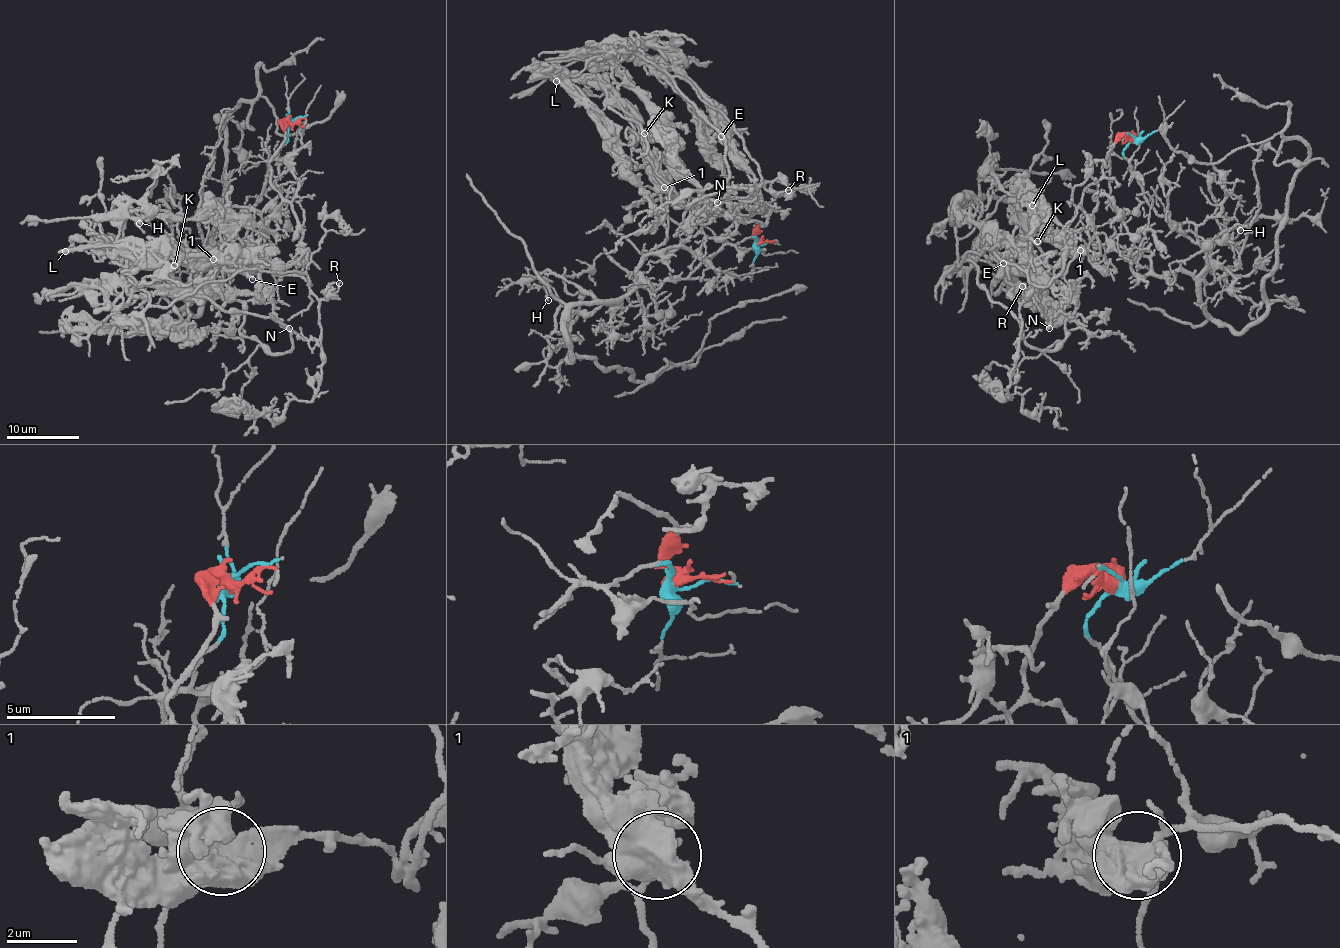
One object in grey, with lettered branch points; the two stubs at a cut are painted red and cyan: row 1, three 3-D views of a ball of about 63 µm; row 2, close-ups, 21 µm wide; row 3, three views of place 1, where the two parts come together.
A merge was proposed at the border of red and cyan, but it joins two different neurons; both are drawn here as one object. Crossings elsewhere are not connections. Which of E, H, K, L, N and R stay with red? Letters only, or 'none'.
E, K, L, N, R

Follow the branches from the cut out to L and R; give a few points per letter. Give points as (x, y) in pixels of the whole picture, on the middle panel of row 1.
L: (757, 243), (758, 227), (737, 216), (745, 206), (705, 224), (691, 215), (604, 89), (583, 77), (556, 82)
R: (757, 243), (758, 227), (736, 216), (738, 207), (758, 204), (747, 210), (758, 185), (789, 190)

